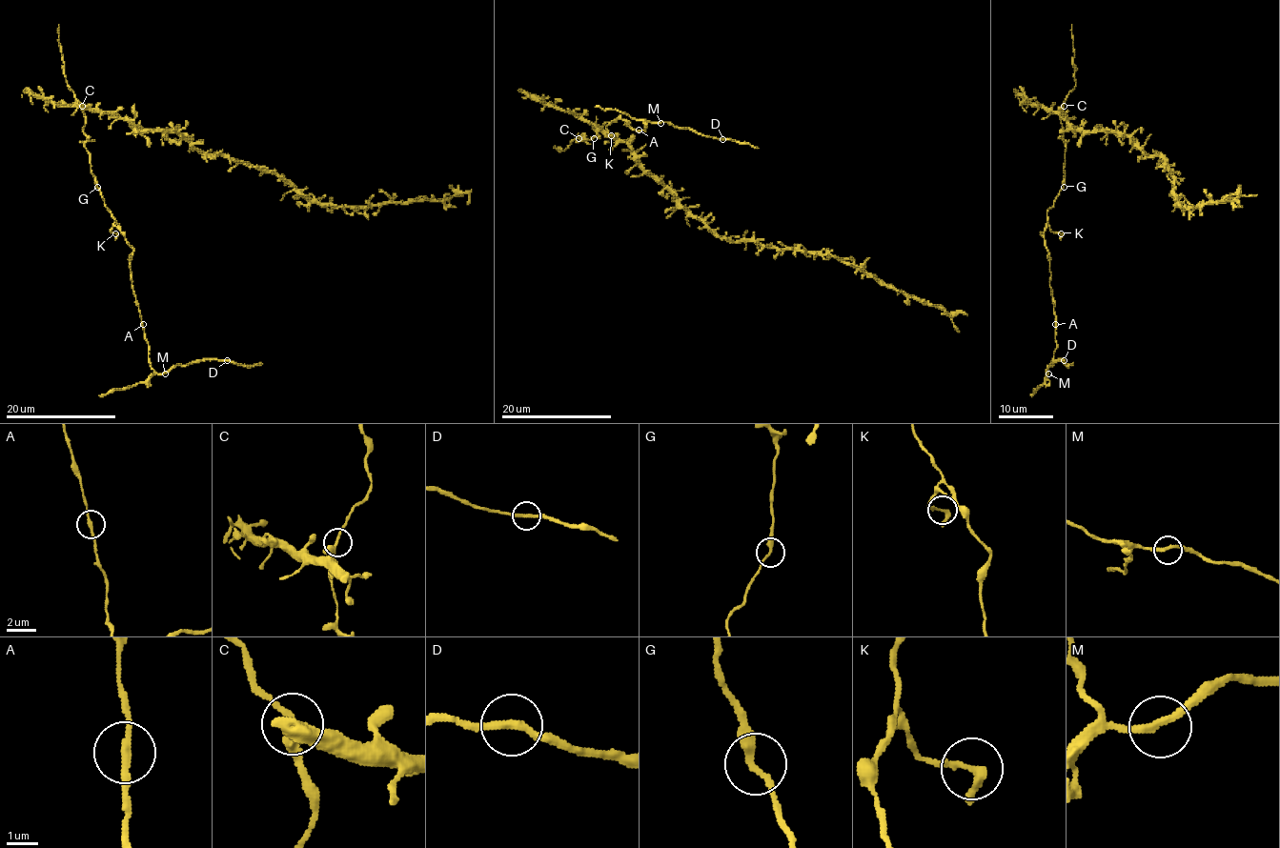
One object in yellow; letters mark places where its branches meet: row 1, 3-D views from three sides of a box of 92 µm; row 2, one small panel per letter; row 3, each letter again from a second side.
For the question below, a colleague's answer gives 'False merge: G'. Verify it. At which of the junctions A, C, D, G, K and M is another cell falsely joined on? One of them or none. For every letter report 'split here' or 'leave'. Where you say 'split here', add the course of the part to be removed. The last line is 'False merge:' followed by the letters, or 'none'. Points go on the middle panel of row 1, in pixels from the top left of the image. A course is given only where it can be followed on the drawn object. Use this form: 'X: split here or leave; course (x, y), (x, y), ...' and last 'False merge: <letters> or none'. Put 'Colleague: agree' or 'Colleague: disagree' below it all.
A: leave
C: leave
D: leave
G: leave
K: leave
M: leave
False merge: none
Colleague: disagree

